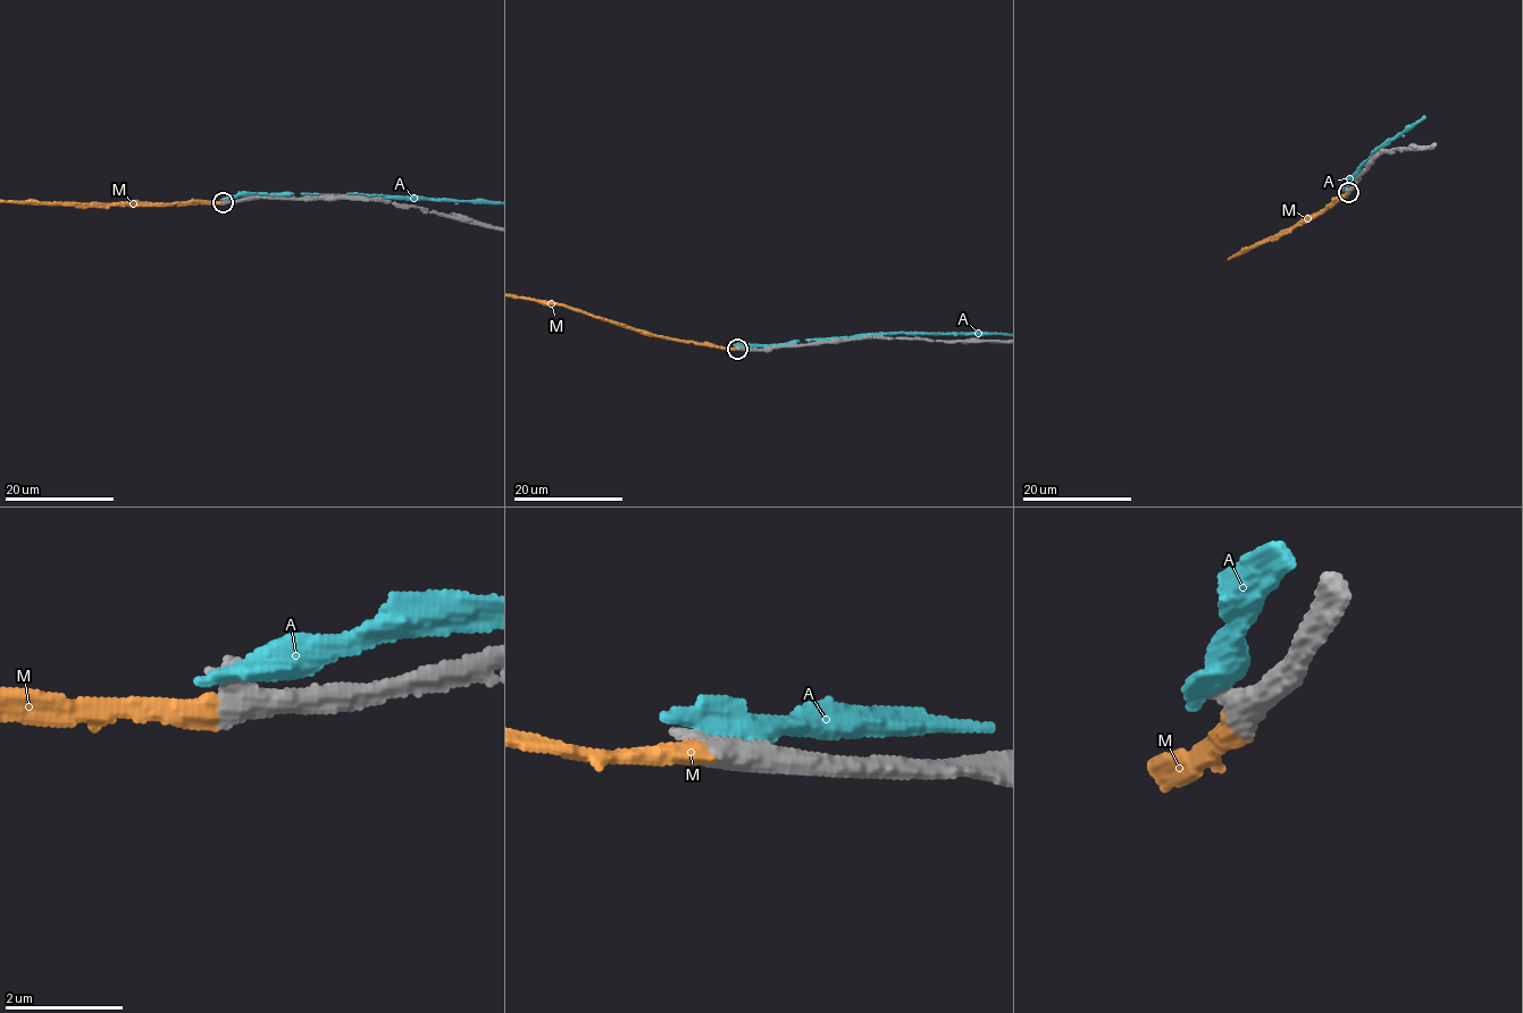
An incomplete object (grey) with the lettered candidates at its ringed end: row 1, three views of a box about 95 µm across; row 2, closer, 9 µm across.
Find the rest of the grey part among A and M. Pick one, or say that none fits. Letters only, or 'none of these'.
M

